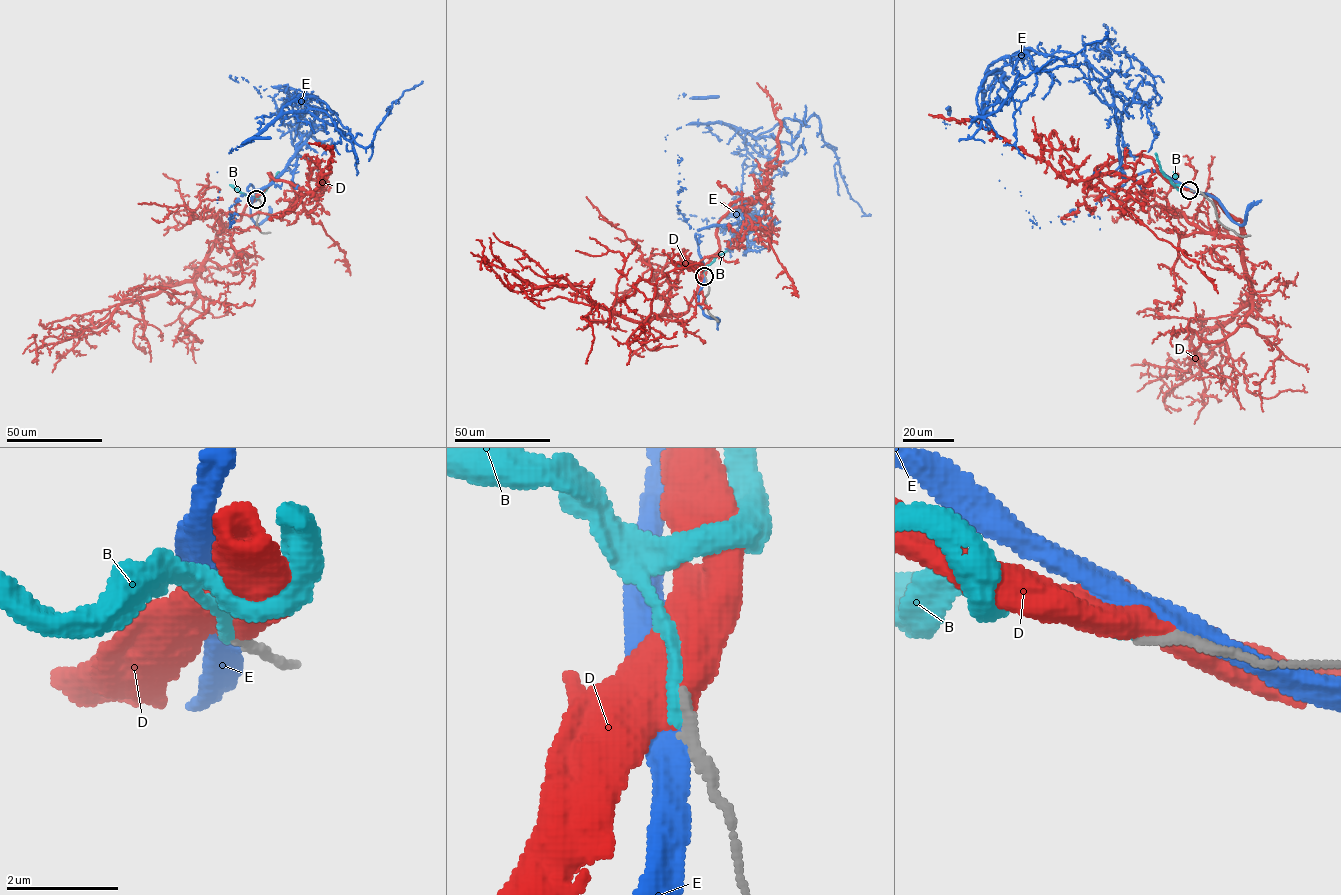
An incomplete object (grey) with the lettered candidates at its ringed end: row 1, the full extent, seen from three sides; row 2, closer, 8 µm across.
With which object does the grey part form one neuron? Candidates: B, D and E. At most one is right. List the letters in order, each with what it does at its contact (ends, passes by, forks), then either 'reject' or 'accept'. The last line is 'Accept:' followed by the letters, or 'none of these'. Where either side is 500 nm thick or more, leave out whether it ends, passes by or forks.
B: it ends; accept
D: reject
E: it passes by; reject
Accept: B

